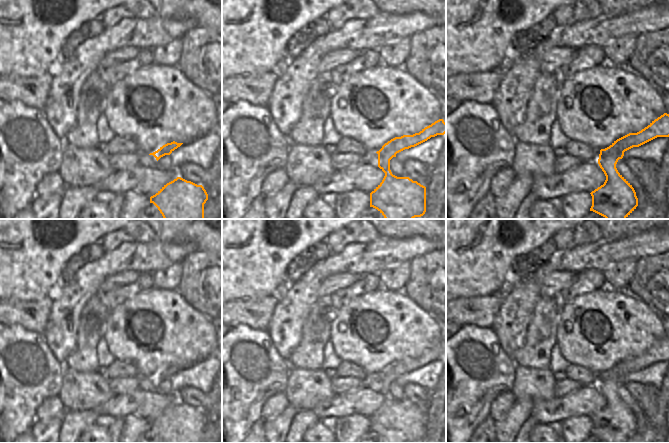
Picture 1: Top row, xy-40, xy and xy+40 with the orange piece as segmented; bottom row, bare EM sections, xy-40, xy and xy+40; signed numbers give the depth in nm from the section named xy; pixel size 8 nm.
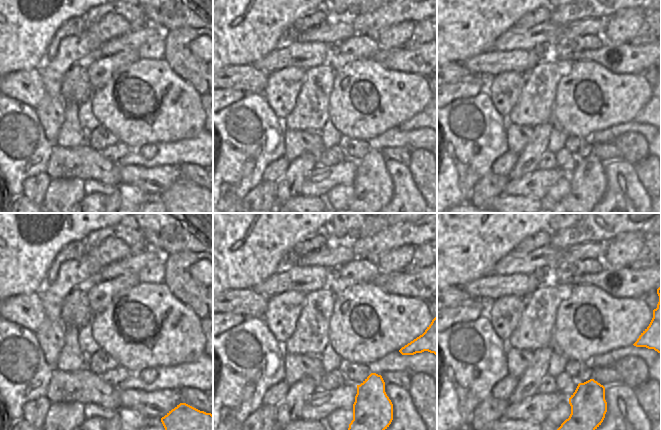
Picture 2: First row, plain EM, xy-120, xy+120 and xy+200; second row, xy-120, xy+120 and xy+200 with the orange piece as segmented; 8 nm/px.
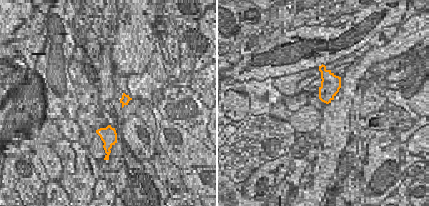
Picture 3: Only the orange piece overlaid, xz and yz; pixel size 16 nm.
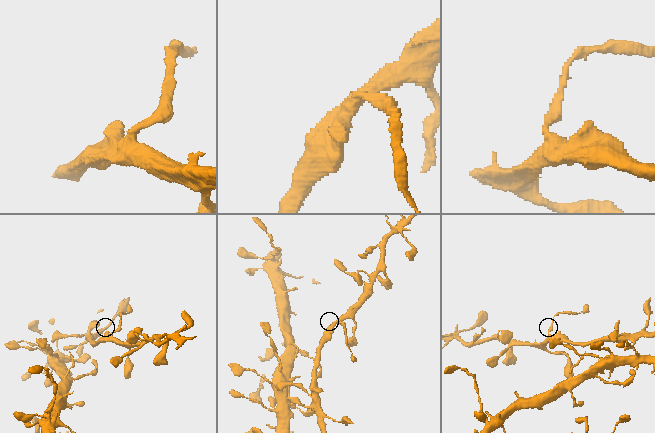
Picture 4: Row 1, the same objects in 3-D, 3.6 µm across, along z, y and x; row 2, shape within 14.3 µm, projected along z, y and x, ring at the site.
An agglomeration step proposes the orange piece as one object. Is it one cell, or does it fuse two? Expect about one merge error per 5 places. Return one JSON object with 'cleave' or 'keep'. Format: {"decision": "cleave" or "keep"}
{"decision": "keep"}

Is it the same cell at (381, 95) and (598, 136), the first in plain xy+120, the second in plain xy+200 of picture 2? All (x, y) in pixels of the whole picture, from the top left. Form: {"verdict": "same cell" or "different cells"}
{"verdict": "different cells"}

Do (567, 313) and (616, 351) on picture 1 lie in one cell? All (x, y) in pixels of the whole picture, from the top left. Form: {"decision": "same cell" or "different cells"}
{"decision": "same cell"}

